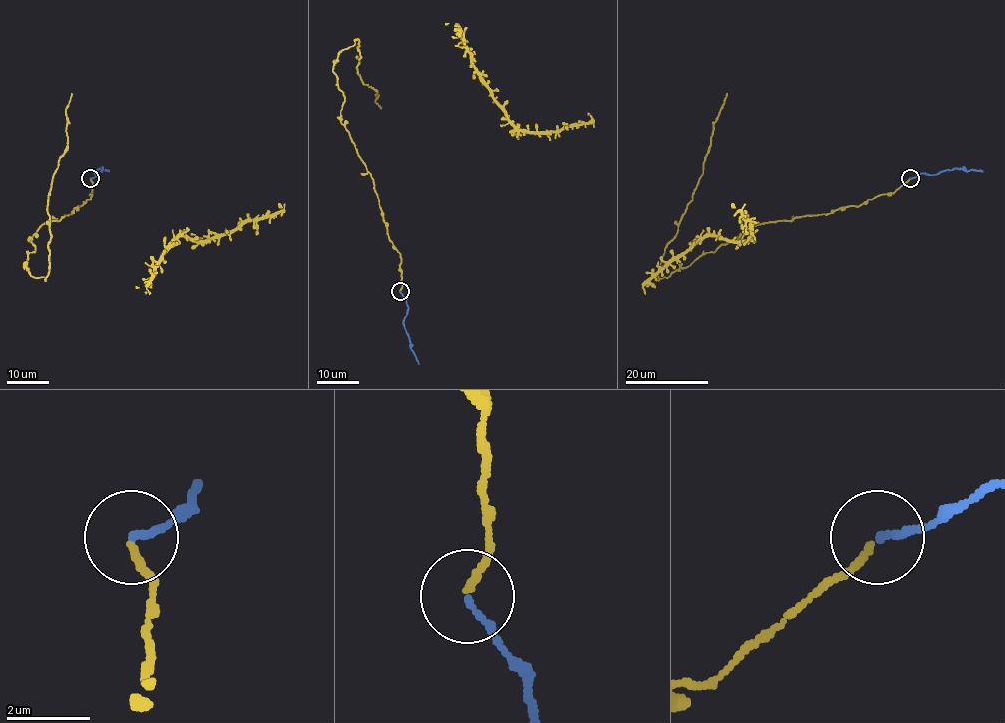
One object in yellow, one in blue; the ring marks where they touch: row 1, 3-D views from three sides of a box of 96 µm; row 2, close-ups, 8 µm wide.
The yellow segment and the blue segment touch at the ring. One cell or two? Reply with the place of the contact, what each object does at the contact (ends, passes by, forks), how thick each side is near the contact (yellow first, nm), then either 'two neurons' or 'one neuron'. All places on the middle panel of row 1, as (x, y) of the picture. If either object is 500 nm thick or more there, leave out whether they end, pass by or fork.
(400, 291) | yellow ends | blue ends | 170/170 nm | one neuron

